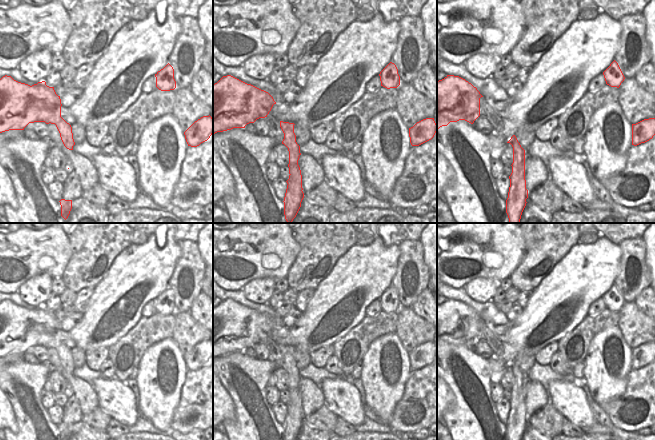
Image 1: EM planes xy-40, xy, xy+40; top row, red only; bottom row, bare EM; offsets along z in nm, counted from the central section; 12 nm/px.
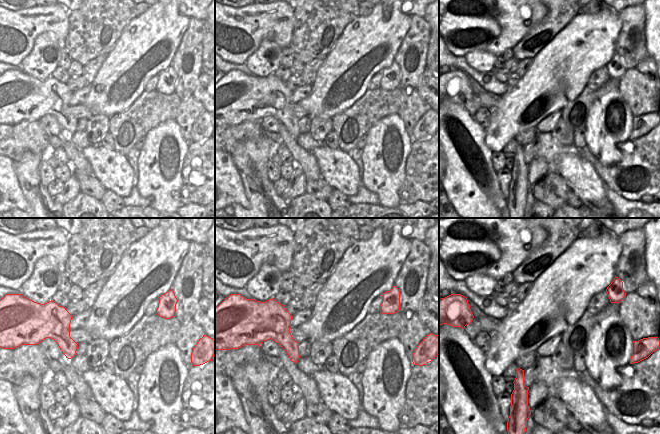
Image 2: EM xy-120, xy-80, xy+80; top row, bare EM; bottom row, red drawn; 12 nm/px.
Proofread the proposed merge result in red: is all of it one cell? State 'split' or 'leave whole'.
split

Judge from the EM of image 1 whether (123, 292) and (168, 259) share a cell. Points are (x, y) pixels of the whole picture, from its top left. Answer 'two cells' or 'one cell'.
one cell

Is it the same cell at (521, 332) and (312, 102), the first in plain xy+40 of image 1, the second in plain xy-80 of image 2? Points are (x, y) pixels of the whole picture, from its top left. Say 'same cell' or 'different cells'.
same cell

